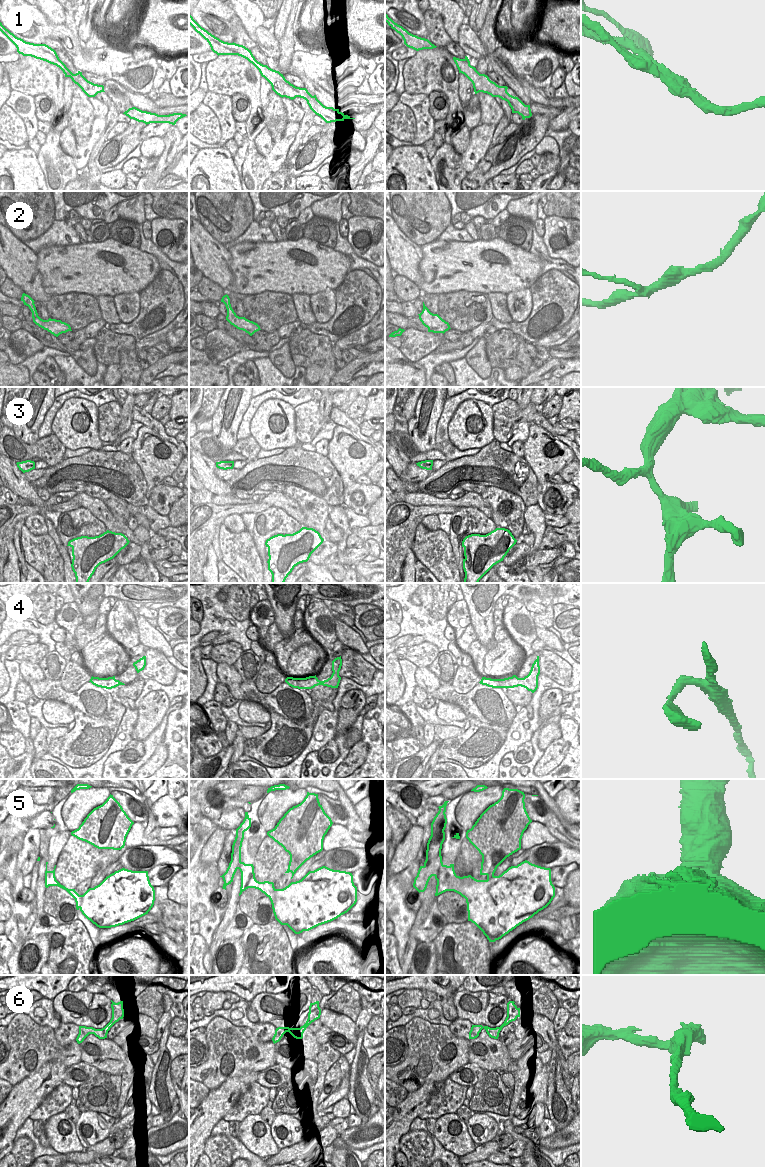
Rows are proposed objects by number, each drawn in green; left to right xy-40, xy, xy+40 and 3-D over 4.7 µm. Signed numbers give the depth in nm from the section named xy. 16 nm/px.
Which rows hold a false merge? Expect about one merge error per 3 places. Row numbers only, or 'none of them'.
1, 6

